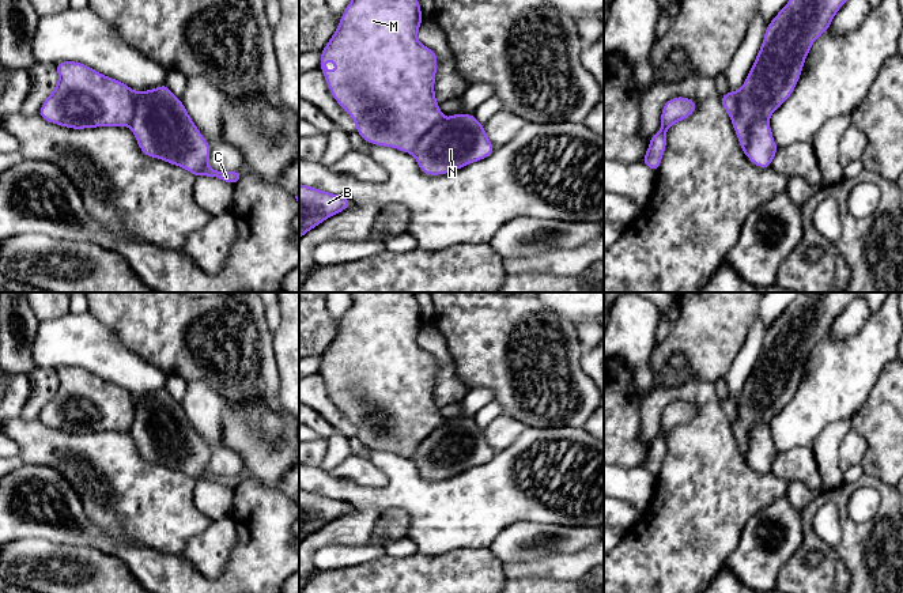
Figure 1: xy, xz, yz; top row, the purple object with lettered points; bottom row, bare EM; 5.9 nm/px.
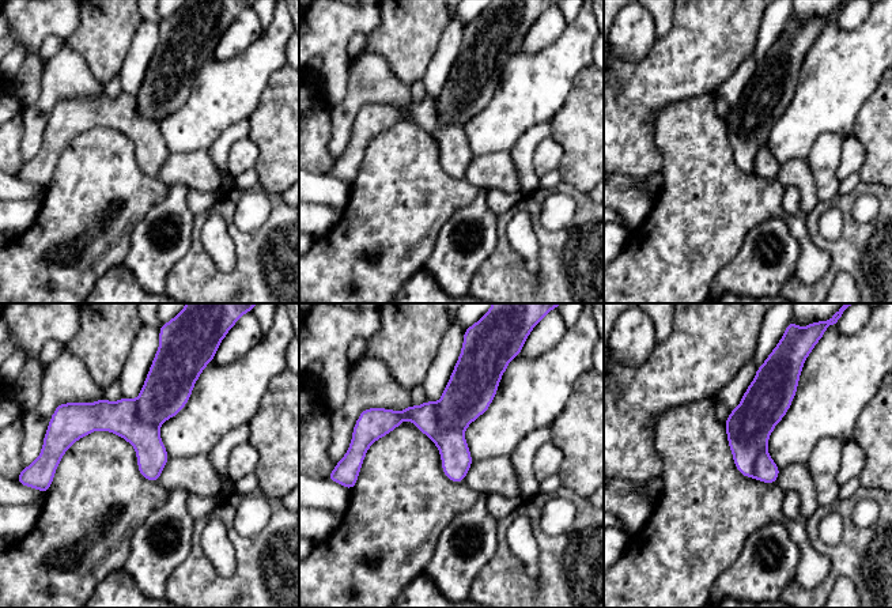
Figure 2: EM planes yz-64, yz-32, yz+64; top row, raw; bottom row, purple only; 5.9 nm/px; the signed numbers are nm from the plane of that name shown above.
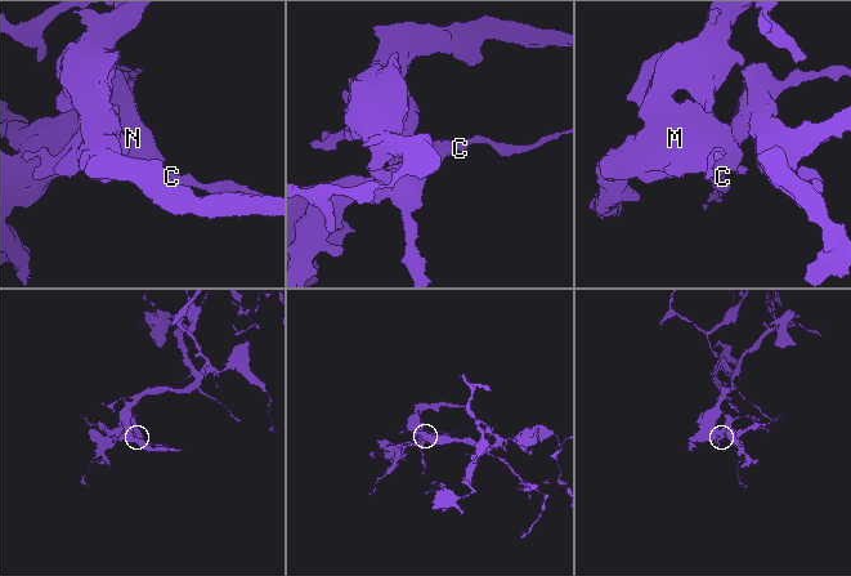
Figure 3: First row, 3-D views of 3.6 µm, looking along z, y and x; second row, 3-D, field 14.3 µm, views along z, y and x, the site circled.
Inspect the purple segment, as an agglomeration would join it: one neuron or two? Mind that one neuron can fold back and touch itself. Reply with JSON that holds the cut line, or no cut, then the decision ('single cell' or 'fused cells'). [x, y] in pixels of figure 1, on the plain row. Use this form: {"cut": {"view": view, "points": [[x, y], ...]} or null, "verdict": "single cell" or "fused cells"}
{"cut": null, "verdict": "single cell"}

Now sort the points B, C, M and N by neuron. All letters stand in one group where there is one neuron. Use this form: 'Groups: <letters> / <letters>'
Groups: B C M N

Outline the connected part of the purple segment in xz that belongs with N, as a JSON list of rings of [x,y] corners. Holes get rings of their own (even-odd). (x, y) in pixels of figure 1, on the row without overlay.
[[[350,292],[351,307],[326,351],[318,375],[335,405],[356,428],[370,449],[411,458],[427,480],[447,479],[488,462],[496,453],[475,419],[445,423],[434,397],[437,358],[418,344],[423,326],[415,292]],[[326,362],[339,373],[326,375]]]

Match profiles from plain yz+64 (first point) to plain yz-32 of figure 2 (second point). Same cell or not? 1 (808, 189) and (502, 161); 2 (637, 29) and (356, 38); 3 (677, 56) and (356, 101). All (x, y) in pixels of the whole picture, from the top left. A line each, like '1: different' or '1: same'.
1: same
2: different
3: different

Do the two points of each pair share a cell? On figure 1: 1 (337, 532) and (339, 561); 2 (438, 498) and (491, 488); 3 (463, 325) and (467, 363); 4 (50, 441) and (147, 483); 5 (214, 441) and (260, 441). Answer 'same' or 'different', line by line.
1: different
2: same
3: same
4: same
5: different

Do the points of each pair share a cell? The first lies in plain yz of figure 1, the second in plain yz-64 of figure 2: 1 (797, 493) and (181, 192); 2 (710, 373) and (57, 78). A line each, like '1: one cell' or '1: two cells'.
1: two cells
2: two cells

